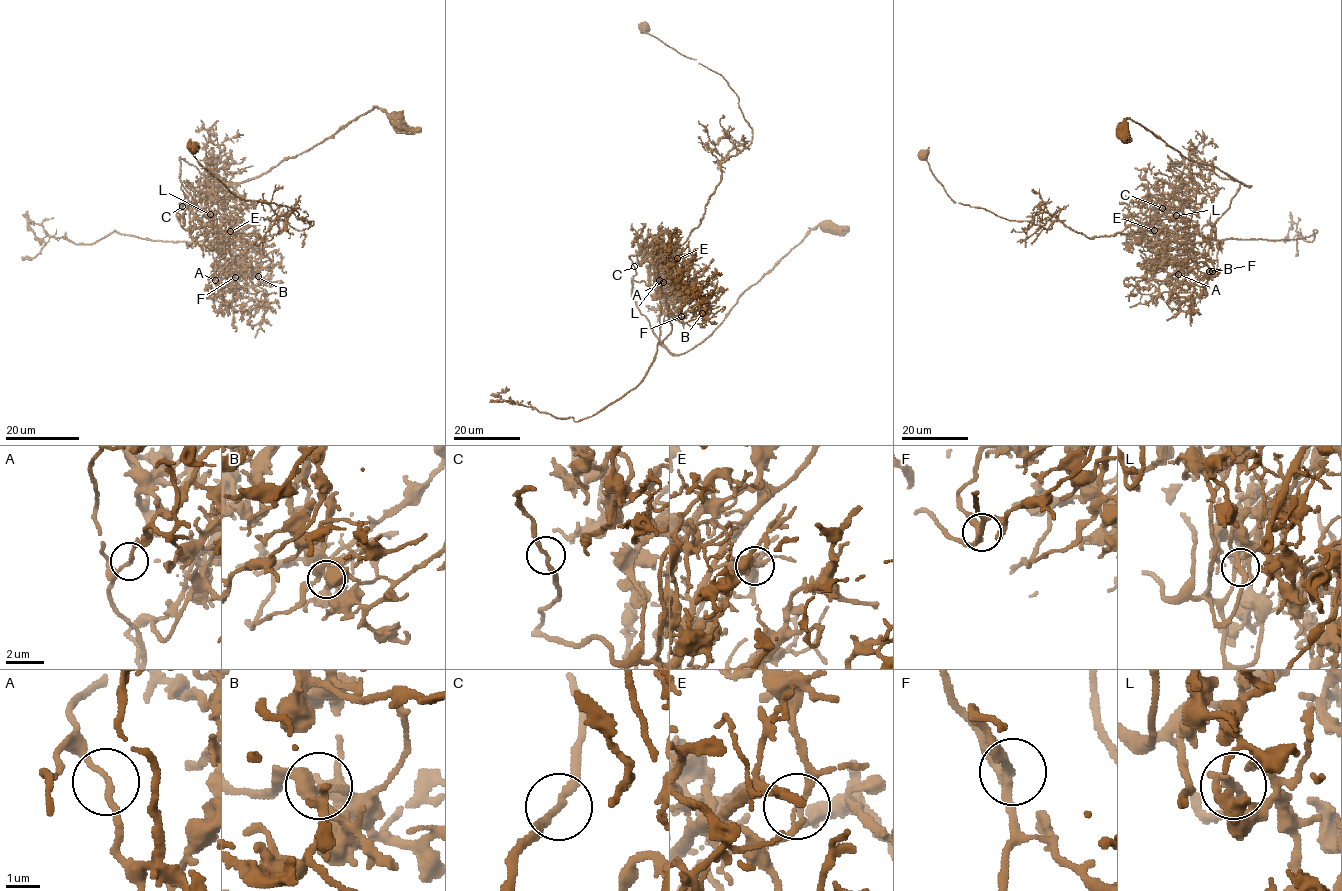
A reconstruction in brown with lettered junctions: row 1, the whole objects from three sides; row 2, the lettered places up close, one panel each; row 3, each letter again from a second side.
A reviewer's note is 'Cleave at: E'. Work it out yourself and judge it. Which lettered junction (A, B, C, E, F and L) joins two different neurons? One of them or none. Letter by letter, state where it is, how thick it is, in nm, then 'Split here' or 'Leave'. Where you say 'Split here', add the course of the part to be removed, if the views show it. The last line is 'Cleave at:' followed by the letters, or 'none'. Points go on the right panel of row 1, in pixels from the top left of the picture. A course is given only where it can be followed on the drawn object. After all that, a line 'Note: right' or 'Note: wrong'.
A: Place: (1178, 274). Thickness 170 nm. Leave
B: Place: (1209, 271). Thickness 240 nm. Leave
C: Place: (1162, 208). Thickness 190 nm. Leave
E: Place: (1154, 230). Thickness 140 nm. Split here. Course of the part to remove: (1154, 231), (1090, 238), (1060, 221), (1048, 230), (955, 202), (930, 168), (929, 147)
F: Place: (1212, 271). Thickness 260 nm. Leave
L: Place: (1176, 215). Thickness 240 nm. Leave
Cleave at: E
Note: right

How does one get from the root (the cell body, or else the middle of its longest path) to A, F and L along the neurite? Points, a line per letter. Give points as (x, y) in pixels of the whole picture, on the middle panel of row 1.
A: (827, 226), (814, 227), (707, 337), (681, 354), (659, 344), (671, 332), (663, 282)
F: (827, 226), (814, 227), (752, 284), (707, 337), (671, 354), (659, 344), (671, 332), (668, 314), (681, 316)
L: (827, 226), (814, 227), (707, 337), (681, 354), (659, 344), (671, 332), (666, 299), (674, 289), (659, 279)

